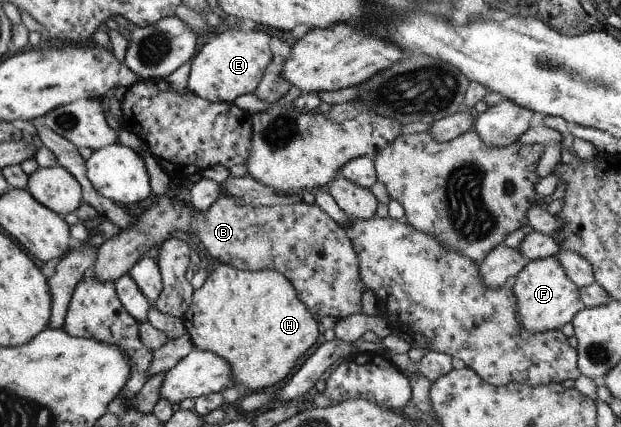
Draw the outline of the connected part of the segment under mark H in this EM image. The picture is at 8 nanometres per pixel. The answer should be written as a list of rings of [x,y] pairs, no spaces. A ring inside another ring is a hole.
[[[227,263],[214,266],[204,284],[193,290],[192,301],[182,319],[195,348],[225,358],[231,366],[231,376],[236,385],[248,392],[265,390],[283,382],[317,342],[322,331],[317,318],[297,298],[293,284],[283,274],[271,269],[242,271]]]

